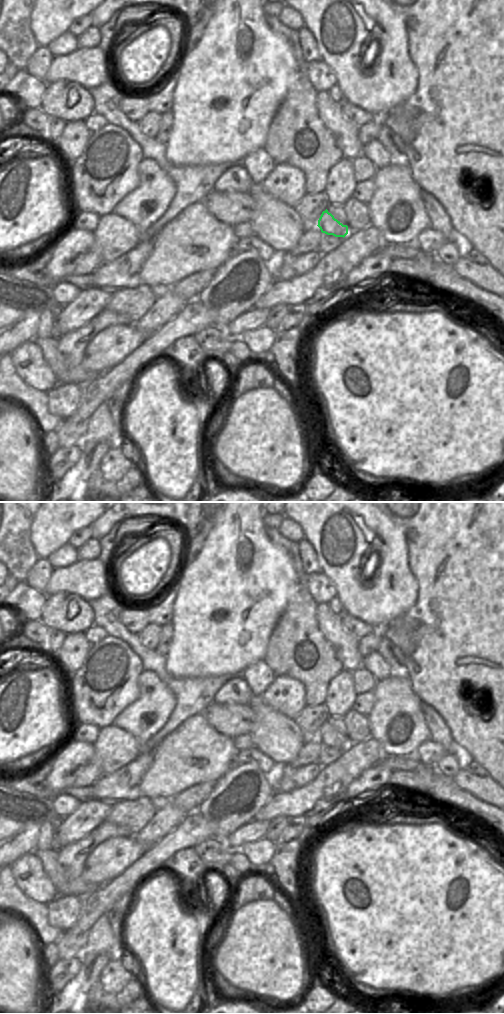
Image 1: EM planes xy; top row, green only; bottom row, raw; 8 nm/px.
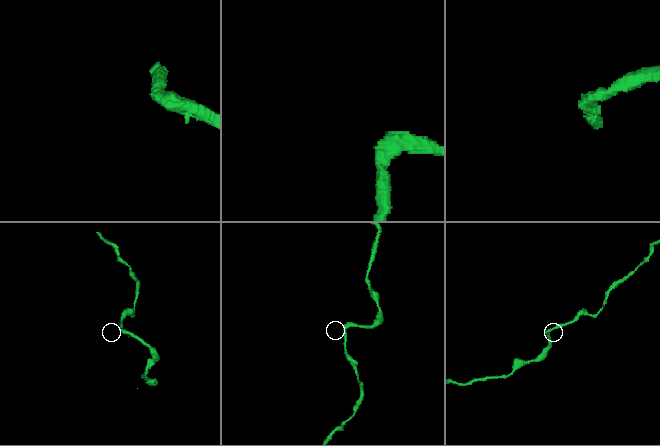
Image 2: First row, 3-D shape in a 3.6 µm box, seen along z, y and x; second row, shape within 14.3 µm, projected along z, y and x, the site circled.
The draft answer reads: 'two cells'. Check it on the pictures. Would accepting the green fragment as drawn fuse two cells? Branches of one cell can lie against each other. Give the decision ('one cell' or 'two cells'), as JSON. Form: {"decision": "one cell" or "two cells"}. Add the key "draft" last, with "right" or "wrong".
{"decision": "one cell", "draft": "wrong"}

